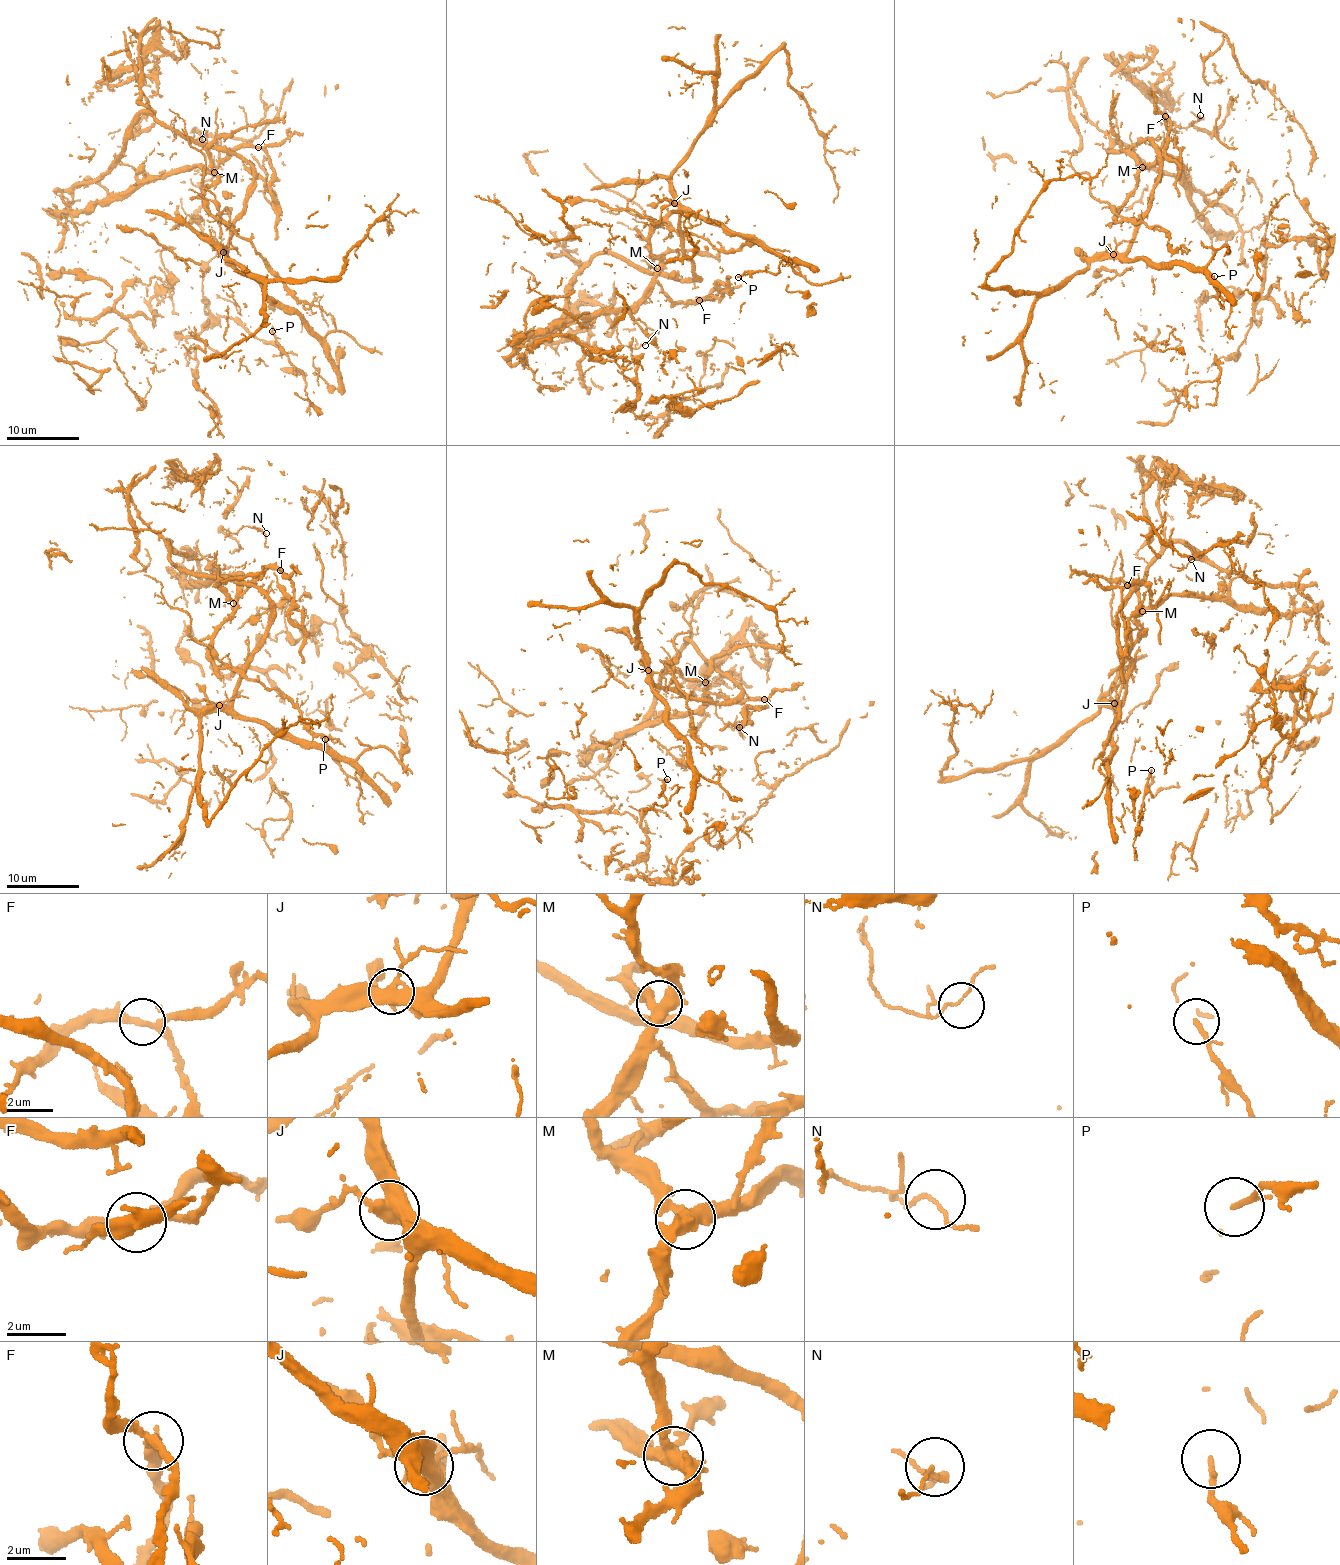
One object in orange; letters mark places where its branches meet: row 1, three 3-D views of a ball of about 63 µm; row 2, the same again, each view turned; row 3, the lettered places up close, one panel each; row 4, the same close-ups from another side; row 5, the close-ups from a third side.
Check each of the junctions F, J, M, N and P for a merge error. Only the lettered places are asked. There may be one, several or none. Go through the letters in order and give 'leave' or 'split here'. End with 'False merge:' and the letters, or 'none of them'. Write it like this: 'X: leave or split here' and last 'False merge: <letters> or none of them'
F: split here
J: split here
M: leave
N: leave
P: split here
False merge: F, J, P

